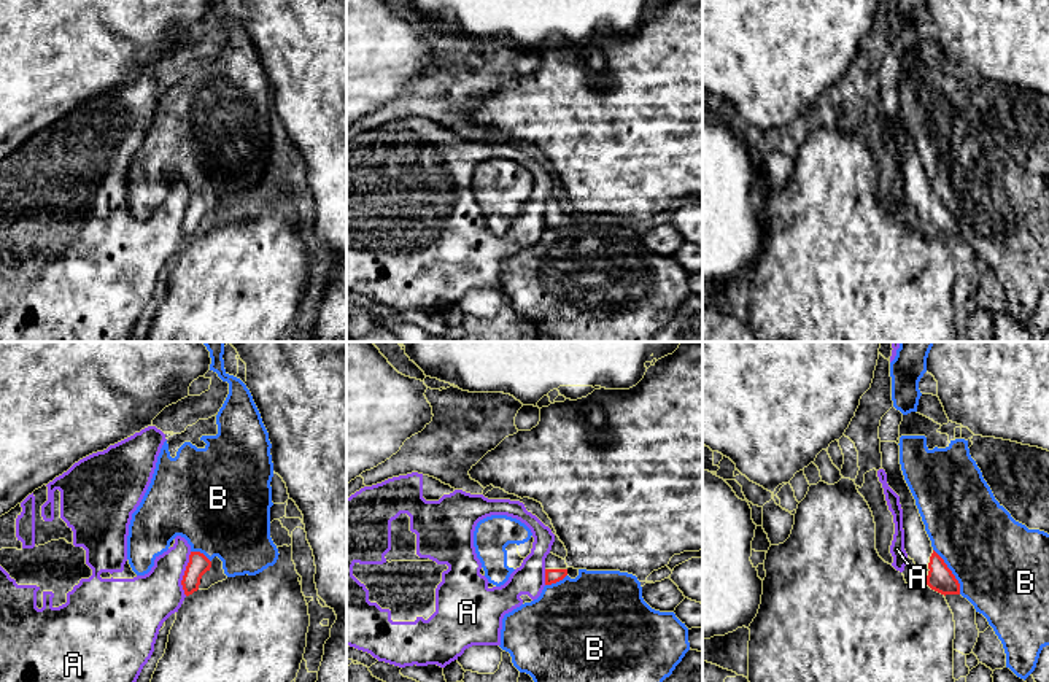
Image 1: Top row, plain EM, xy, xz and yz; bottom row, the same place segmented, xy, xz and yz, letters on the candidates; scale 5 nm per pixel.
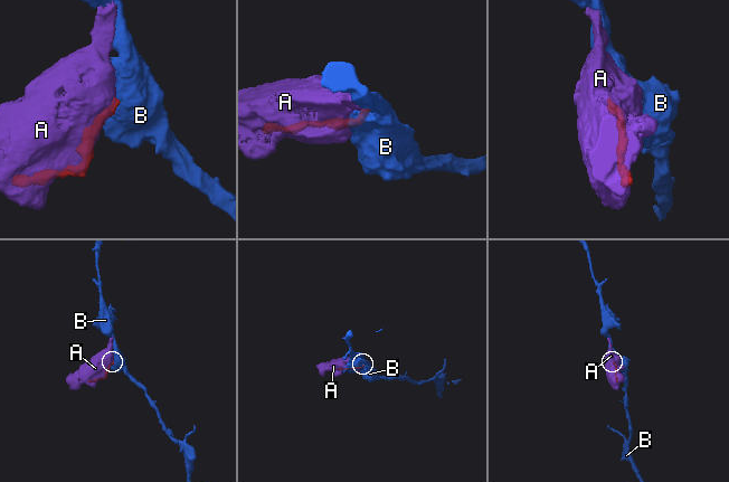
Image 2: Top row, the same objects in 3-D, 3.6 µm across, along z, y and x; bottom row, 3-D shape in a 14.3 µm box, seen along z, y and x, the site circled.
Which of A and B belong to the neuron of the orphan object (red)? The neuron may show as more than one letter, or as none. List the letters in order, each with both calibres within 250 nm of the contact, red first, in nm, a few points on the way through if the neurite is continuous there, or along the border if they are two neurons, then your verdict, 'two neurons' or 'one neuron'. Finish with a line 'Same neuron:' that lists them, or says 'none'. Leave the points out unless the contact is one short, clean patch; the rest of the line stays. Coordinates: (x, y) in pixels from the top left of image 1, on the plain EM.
A: 100/280 nm | two neurons
B: 130/460 nm | along yz (933, 193), (957, 224), (960, 237) | two neurons
Same neuron: none

